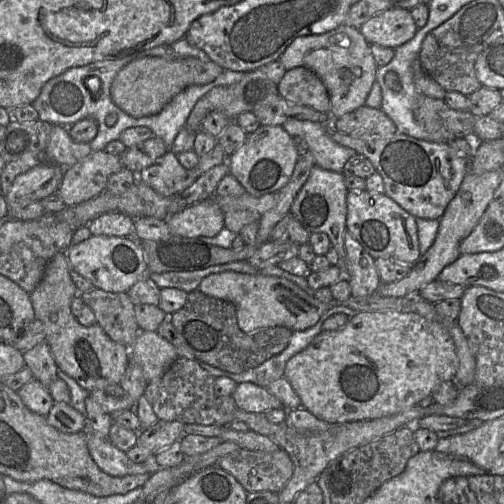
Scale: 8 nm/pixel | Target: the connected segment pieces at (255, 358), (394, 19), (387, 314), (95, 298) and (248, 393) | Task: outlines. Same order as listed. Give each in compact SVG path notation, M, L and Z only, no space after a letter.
M198 289L188 293L184 306L168 318L177 334L177 339L174 339L172 344L179 356L184 355L231 373L255 368L278 355L288 346L293 333L283 326L243 332L238 326L237 310L232 302L208 296Z
M392 7L371 17L359 30L370 45L395 49L412 39L418 27L410 10Z
M385 310L358 312L340 329L320 332L312 342L301 352L294 355L286 363L284 377L290 382L301 401L301 407L309 411L318 419L330 424L347 423L359 420L371 420L386 417L416 406L431 395L442 382L455 379L458 368L458 357L454 341L441 320L425 318L408 310Z
M95 289L80 293L81 299L89 306L103 331L115 342L130 347L139 327L135 318L135 305L126 292L107 292Z
M249 382L238 384L231 397L237 409L245 412L265 413L268 410L282 408L281 401L267 388Z

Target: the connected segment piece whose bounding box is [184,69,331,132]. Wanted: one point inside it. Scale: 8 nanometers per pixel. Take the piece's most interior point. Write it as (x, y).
(255, 92)

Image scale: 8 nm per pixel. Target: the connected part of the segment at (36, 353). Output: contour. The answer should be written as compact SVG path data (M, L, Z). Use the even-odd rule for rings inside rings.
M46 341L40 342L32 349L23 352L25 367L28 367L33 379L48 388L57 378L58 367Z

